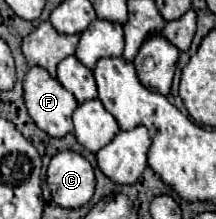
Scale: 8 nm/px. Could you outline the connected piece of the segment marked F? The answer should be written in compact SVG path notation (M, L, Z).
M30 68L24 78L24 100L34 124L50 138L62 138L72 132L72 114L78 102L46 70Z

